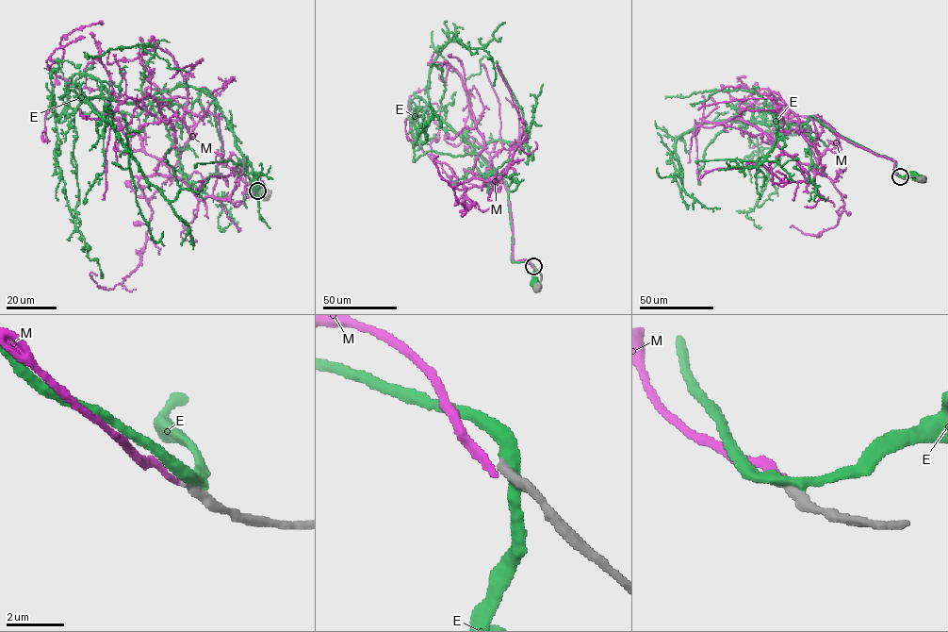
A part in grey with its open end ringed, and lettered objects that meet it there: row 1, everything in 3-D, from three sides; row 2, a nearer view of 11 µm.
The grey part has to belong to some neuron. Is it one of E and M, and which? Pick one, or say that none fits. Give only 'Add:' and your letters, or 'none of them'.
Add: none of them

